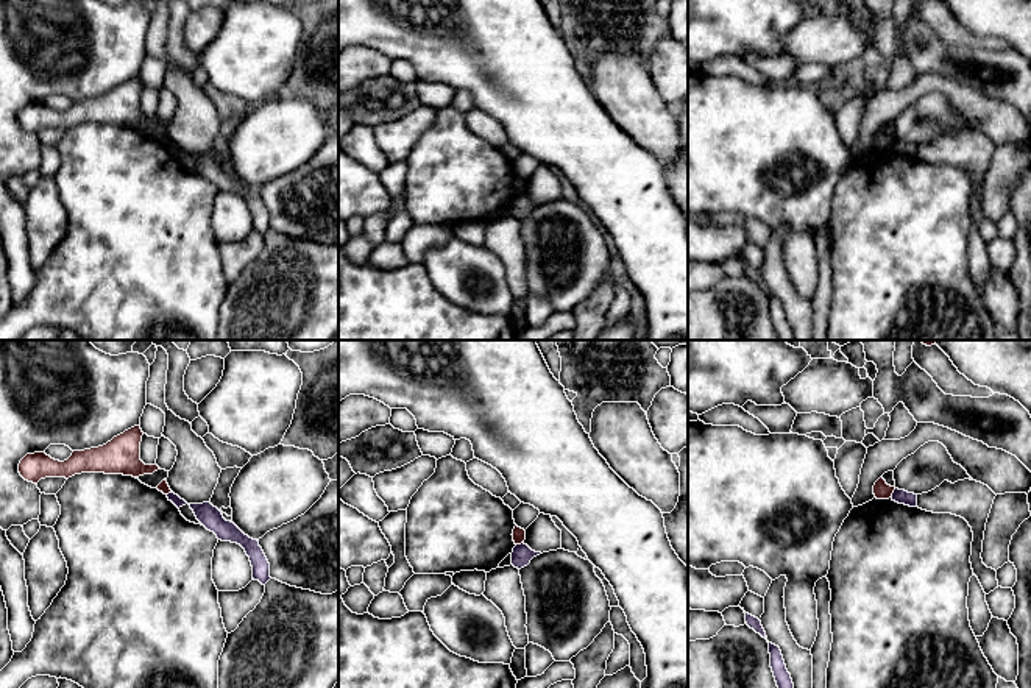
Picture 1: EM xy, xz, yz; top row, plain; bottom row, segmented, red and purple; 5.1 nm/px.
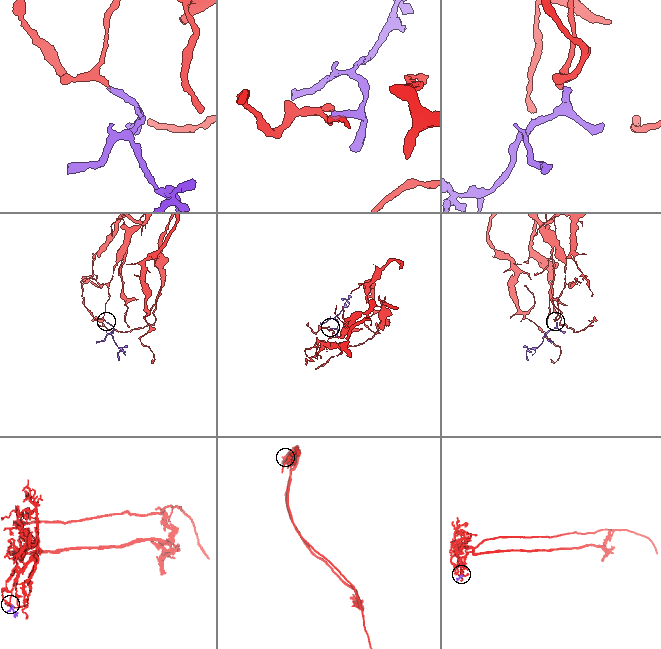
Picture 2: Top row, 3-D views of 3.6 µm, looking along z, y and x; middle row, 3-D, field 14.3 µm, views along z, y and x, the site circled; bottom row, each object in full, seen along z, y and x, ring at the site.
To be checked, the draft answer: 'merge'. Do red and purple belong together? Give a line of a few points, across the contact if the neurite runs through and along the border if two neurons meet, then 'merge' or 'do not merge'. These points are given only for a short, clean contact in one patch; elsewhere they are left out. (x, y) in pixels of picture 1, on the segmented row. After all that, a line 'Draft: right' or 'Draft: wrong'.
yz (896, 489), (891, 496) | do not merge
Draft: wrong

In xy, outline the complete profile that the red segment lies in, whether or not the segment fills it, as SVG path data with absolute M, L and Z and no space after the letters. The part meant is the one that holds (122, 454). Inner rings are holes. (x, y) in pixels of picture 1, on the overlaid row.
M140 424L114 437L103 446L84 451L73 451L64 460L55 460L45 452L27 454L19 463L20 476L33 484L45 477L72 477L81 473L105 473L139 477L153 474L158 465L145 465L140 460Z

